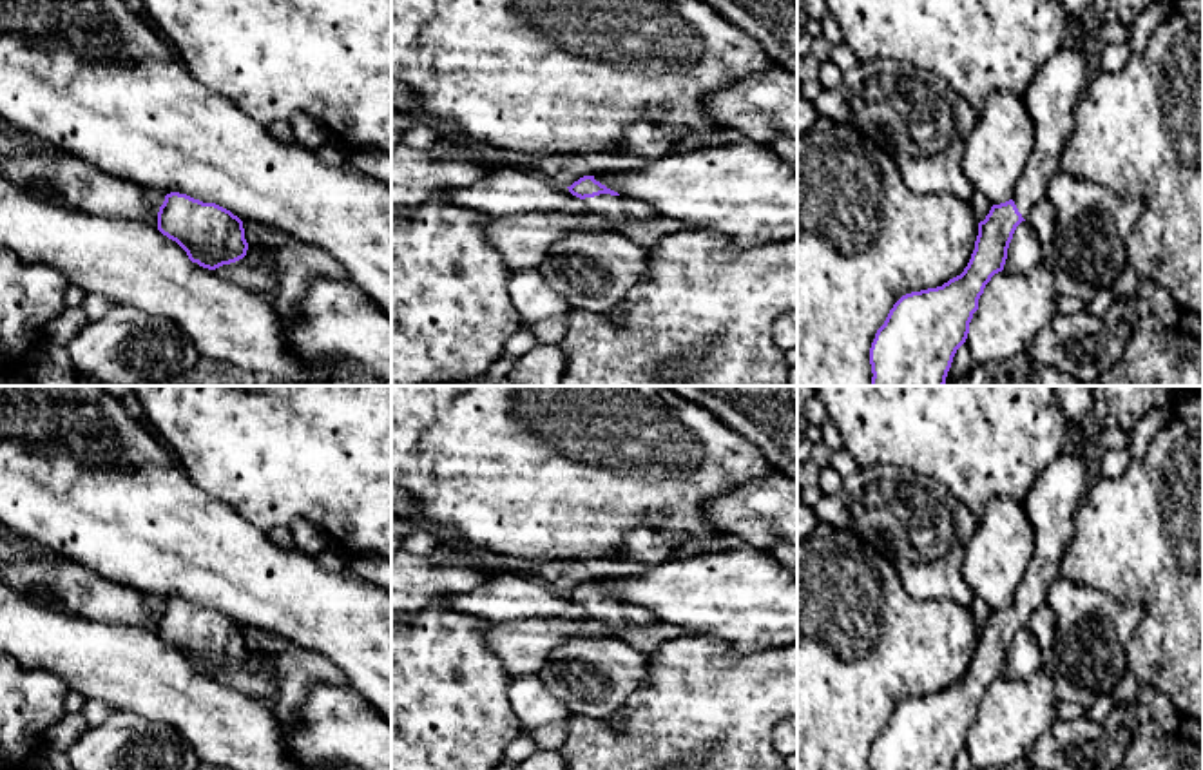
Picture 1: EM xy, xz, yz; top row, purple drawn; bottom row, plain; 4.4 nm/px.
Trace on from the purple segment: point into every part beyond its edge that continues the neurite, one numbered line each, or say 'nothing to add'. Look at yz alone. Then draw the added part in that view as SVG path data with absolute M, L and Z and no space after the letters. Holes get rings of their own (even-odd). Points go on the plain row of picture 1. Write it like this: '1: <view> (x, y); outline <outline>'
1: yz (1053, 502); outline M1056 386L1067 422L1067 444L1040 473L1024 500L1035 527L1035 554L1013 602L1024 625L1045 603L1051 583L1060 576L1060 562L1073 540L1080 502L1091 486L1080 438L1092 411L1092 393L1094 386Z

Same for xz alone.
1: xz (616, 615); outline M600 600L583 607L587 620L600 621L612 630L649 629L658 623L658 618L647 607L634 603Z

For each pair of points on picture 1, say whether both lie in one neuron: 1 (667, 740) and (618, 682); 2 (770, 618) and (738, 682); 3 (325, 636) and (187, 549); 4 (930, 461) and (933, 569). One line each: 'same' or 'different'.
1: different
2: different
3: same
4: different

